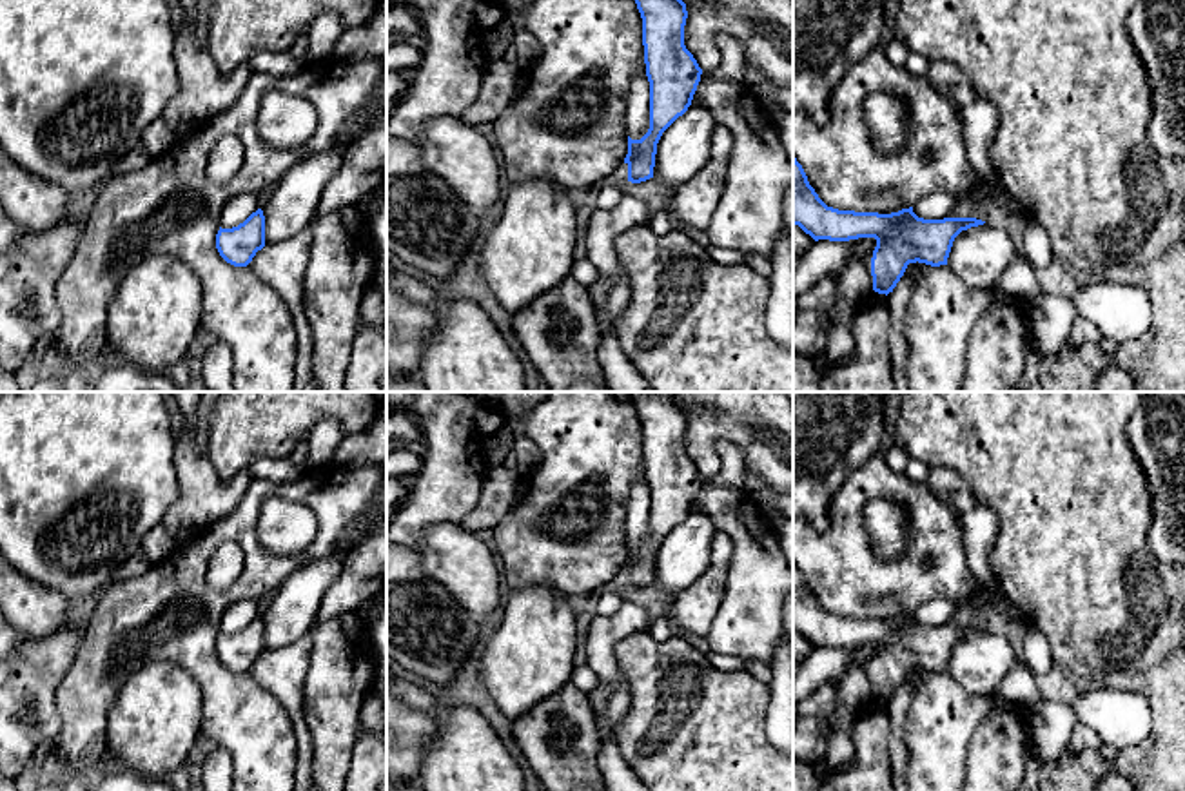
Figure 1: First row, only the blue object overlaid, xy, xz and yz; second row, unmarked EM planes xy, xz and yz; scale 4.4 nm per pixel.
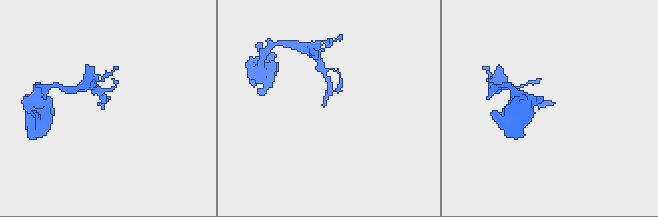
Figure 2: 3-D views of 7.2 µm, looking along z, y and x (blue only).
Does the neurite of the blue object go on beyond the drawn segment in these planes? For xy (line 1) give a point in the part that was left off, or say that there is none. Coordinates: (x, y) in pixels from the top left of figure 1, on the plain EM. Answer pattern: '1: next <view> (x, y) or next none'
1: next none

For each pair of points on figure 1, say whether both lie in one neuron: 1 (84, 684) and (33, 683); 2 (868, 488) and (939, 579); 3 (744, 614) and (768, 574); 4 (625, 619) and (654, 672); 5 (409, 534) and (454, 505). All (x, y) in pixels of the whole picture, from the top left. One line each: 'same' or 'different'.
1: different
2: same
3: same
4: different
5: same

